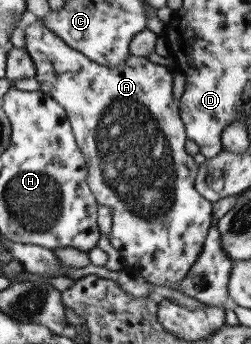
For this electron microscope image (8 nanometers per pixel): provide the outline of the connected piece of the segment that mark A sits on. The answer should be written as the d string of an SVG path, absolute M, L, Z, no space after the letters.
M40 19L28 25L28 28L25 29L25 38L25 50L33 59L36 67L34 79L40 84L42 93L48 95L50 99L54 99L65 110L66 118L70 122L77 147L84 154L86 160L85 164L88 170L87 185L92 190L97 204L108 207L111 211L112 229L108 239L113 247L120 252L124 269L136 276L142 276L151 284L177 289L177 285L183 281L188 270L196 263L198 256L202 253L206 236L212 227L213 204L206 200L204 196L201 196L195 188L199 164L196 163L192 155L185 151L188 137L181 118L181 112L179 111L179 105L173 101L173 73L166 70L166 67L160 64L150 62L148 57L144 56L131 55L118 67L104 67L92 61L78 50L72 49L63 39L60 39L53 31L50 31Z

